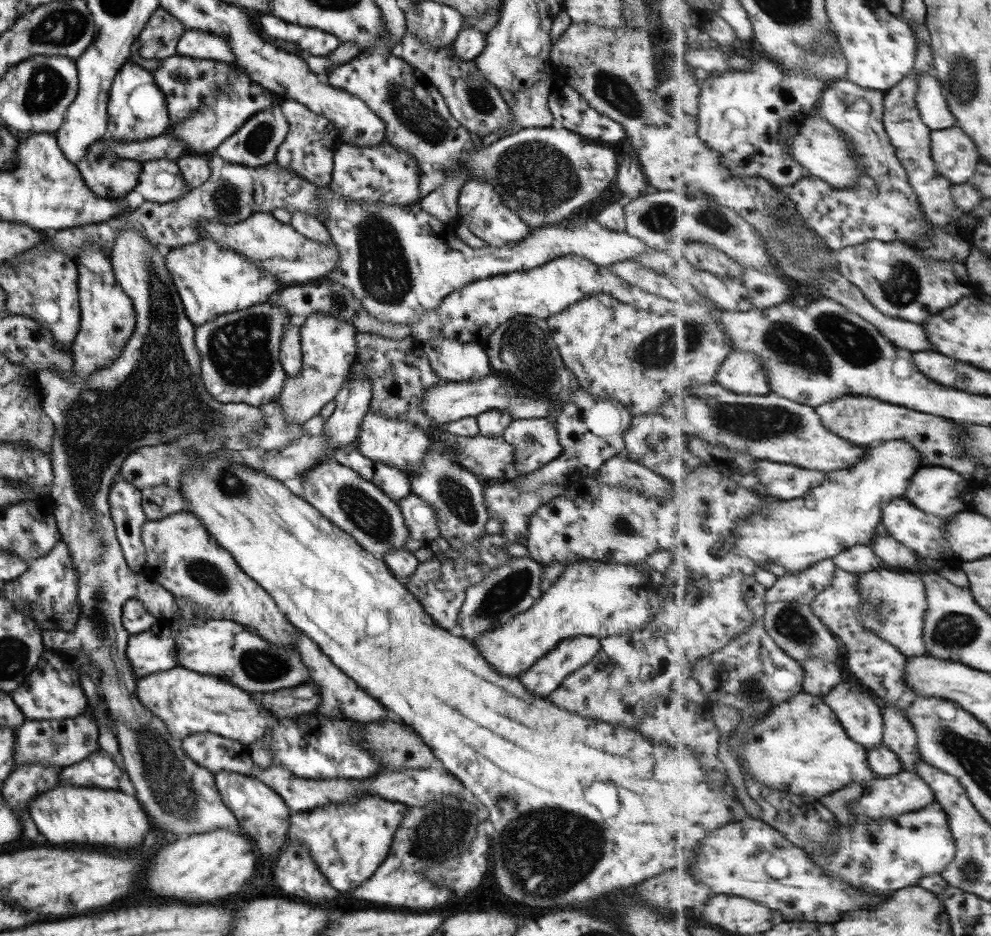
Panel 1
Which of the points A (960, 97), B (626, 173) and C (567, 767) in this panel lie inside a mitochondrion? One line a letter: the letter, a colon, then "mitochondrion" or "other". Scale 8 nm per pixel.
A: mitochondrion
B: other
C: other

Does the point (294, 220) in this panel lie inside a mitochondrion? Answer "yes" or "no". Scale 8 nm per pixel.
no

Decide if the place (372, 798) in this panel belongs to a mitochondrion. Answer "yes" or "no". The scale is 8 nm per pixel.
no

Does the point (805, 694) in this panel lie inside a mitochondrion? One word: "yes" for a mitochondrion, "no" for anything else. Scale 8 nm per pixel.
no

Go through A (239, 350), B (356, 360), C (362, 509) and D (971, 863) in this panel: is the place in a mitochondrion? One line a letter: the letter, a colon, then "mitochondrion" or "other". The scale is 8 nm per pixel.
A: mitochondrion
B: other
C: mitochondrion
D: mitochondrion

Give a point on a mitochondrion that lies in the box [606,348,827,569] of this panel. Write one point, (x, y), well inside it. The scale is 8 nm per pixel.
(752, 422)

